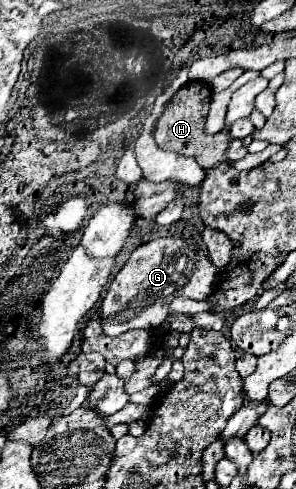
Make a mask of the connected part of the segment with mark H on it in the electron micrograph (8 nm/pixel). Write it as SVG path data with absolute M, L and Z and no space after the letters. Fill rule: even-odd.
M207 82L185 84L169 102L169 106L163 112L163 116L159 118L157 130L155 130L155 140L163 150L173 150L173 152L183 152L185 156L193 156L193 158L197 158L197 164L205 170L215 168L219 162L225 160L225 152L231 142L231 136L227 130L213 134L213 136L203 132L209 104L211 104L211 86Z

